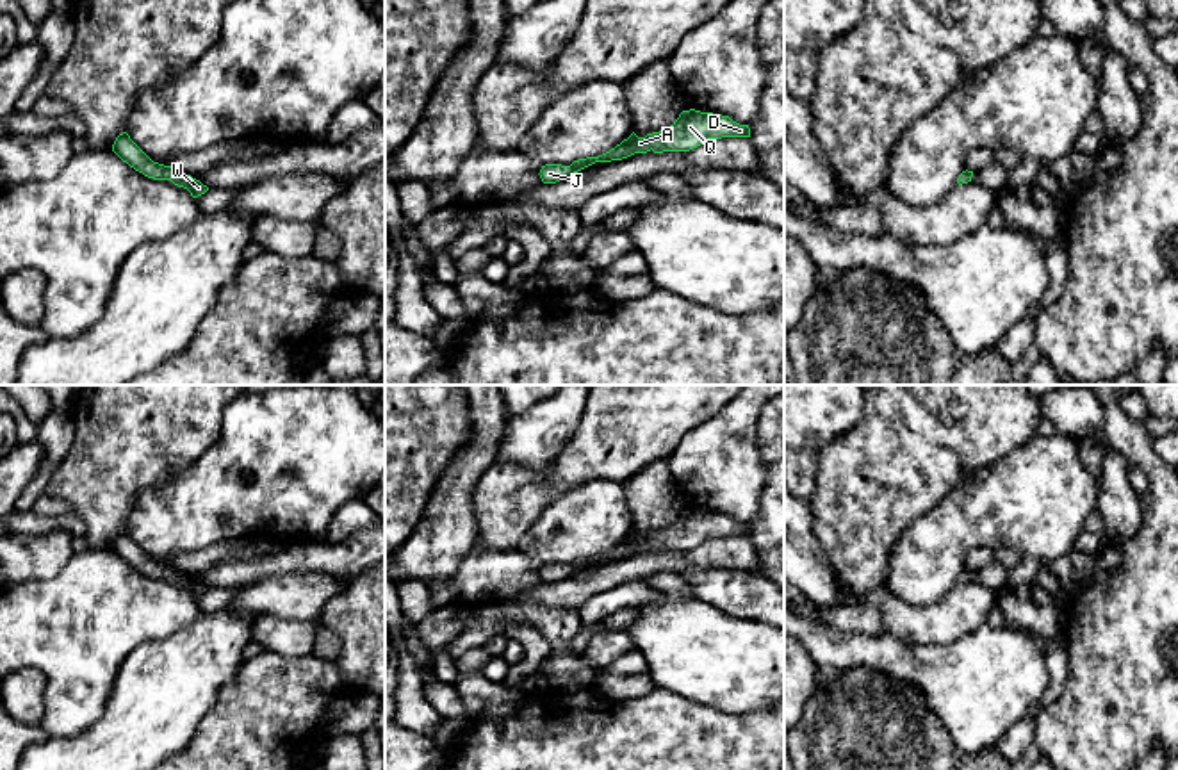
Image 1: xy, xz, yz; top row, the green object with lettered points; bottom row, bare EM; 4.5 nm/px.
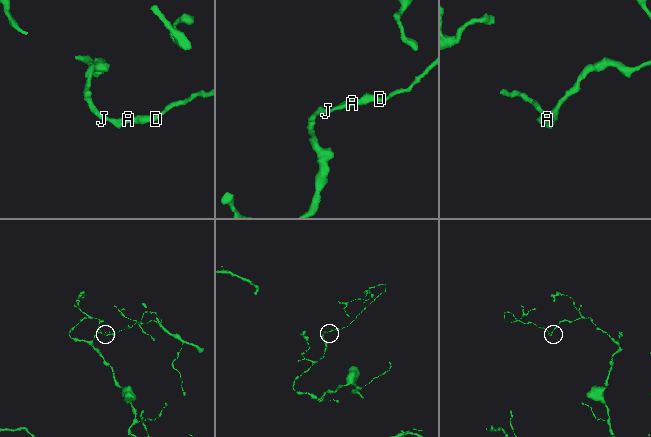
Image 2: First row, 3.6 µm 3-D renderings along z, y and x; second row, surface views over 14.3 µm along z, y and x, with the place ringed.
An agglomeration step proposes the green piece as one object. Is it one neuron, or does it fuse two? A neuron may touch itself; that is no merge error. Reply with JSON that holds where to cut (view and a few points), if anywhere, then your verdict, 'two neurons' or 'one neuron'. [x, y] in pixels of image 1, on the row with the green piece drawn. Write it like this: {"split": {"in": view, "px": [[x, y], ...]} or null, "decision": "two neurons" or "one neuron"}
{"split": null, "decision": "one neuron"}

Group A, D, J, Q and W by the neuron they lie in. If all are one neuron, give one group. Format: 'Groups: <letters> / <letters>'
Groups: A D J Q W

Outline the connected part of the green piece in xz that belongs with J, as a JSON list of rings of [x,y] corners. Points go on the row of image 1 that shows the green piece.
[[[690,109],[683,111],[679,118],[665,130],[647,134],[645,137],[638,137],[633,132],[620,144],[599,157],[579,159],[570,166],[545,164],[538,175],[544,184],[556,184],[595,162],[622,160],[634,153],[647,153],[650,150],[654,153],[690,152],[708,139],[722,137],[750,137],[750,128],[749,125],[732,121],[729,116]]]

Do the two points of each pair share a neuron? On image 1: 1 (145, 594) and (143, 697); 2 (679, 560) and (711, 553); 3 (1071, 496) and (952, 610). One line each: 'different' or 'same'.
1: different
2: same
3: different

